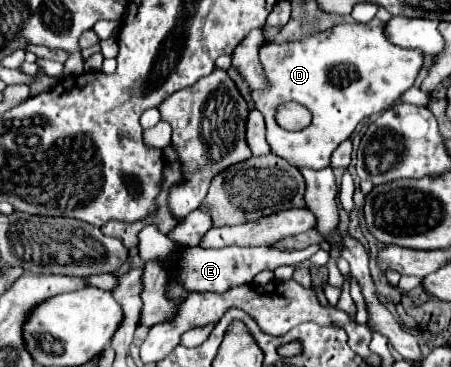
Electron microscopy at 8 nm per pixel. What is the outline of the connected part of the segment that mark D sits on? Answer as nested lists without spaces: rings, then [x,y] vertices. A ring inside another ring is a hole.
[[[378,18],[366,24],[338,24],[302,42],[270,42],[260,50],[260,60],[266,62],[270,90],[252,92],[252,98],[266,118],[268,144],[276,156],[286,158],[296,168],[308,166],[320,170],[330,166],[332,152],[352,136],[362,118],[384,112],[412,88],[424,64],[424,54],[392,44],[384,34],[384,26]],[[284,102],[304,104],[312,114],[310,126],[300,132],[280,128],[274,114],[278,104]]]

